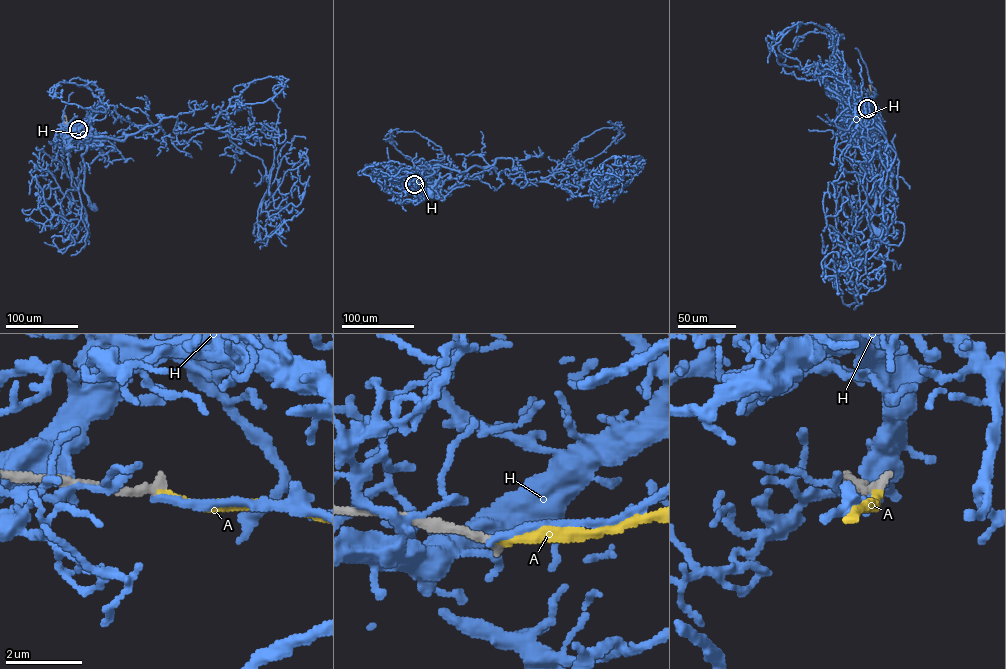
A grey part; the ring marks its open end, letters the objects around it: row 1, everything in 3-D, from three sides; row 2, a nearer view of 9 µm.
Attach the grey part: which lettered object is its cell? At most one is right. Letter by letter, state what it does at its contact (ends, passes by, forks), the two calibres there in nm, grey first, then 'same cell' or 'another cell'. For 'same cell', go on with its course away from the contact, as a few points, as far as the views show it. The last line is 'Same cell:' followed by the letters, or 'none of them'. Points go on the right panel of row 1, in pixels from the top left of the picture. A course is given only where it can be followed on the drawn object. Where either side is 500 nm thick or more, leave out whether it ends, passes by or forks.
A: it ends there; 260 nm thick on the grey side, 200 nm on the other; same cell
H: it passes by; 260 nm thick on the grey side, 130 nm on the other; another cell
Same cell: A

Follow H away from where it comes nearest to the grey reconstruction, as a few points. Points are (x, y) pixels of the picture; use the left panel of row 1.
H: (78, 129), (87, 134), (92, 129), (82, 157), (83, 190), (93, 207)

